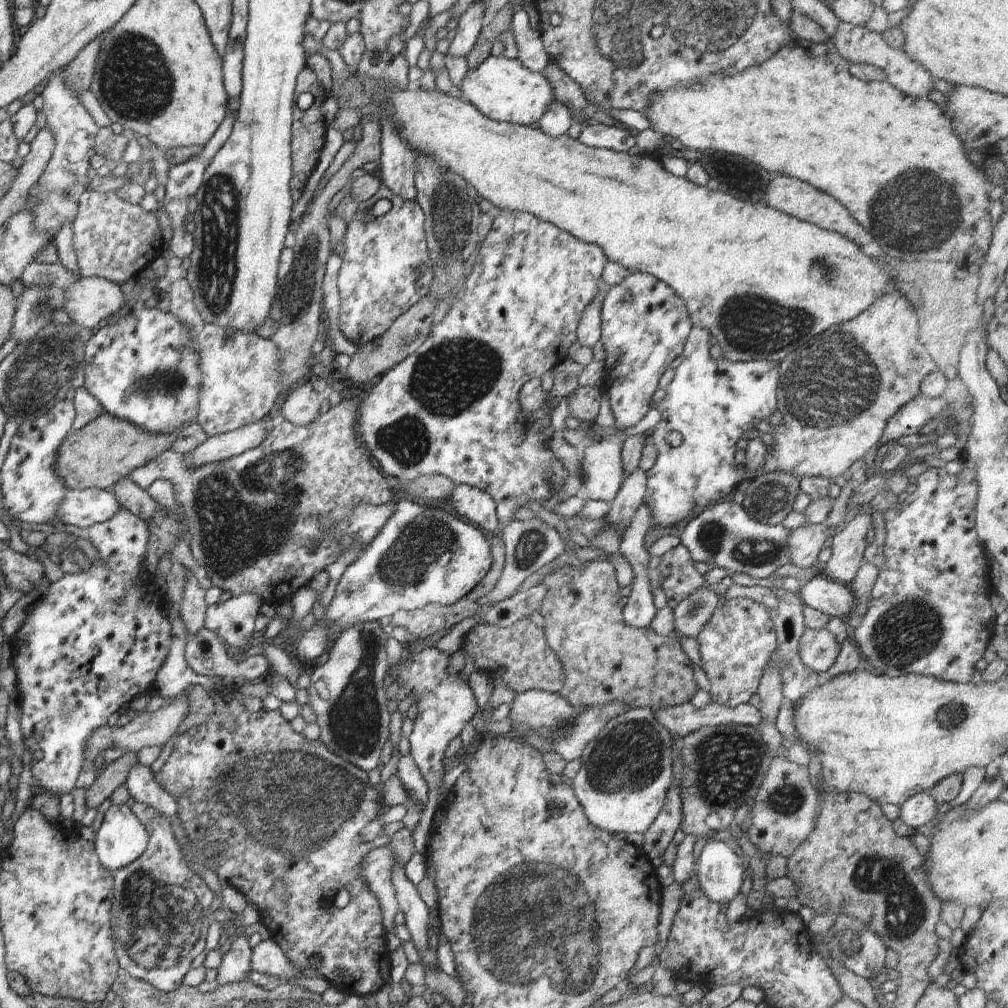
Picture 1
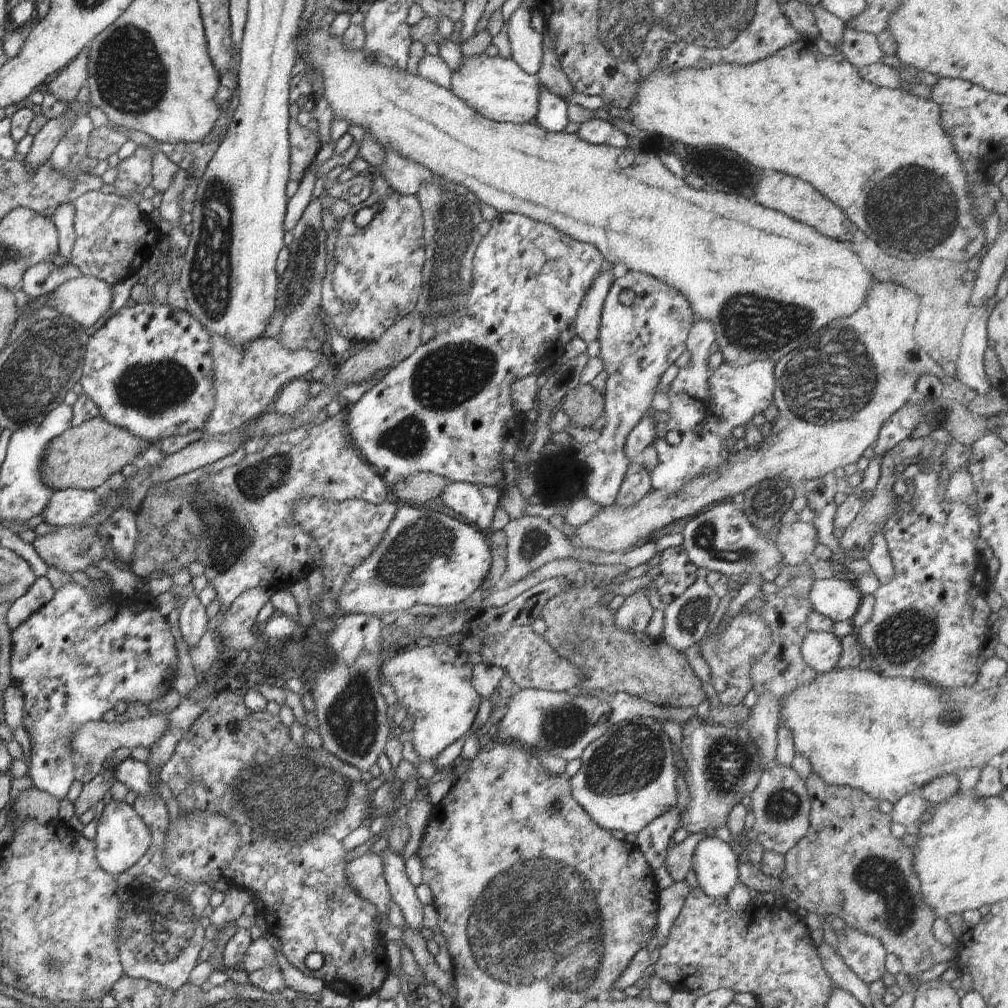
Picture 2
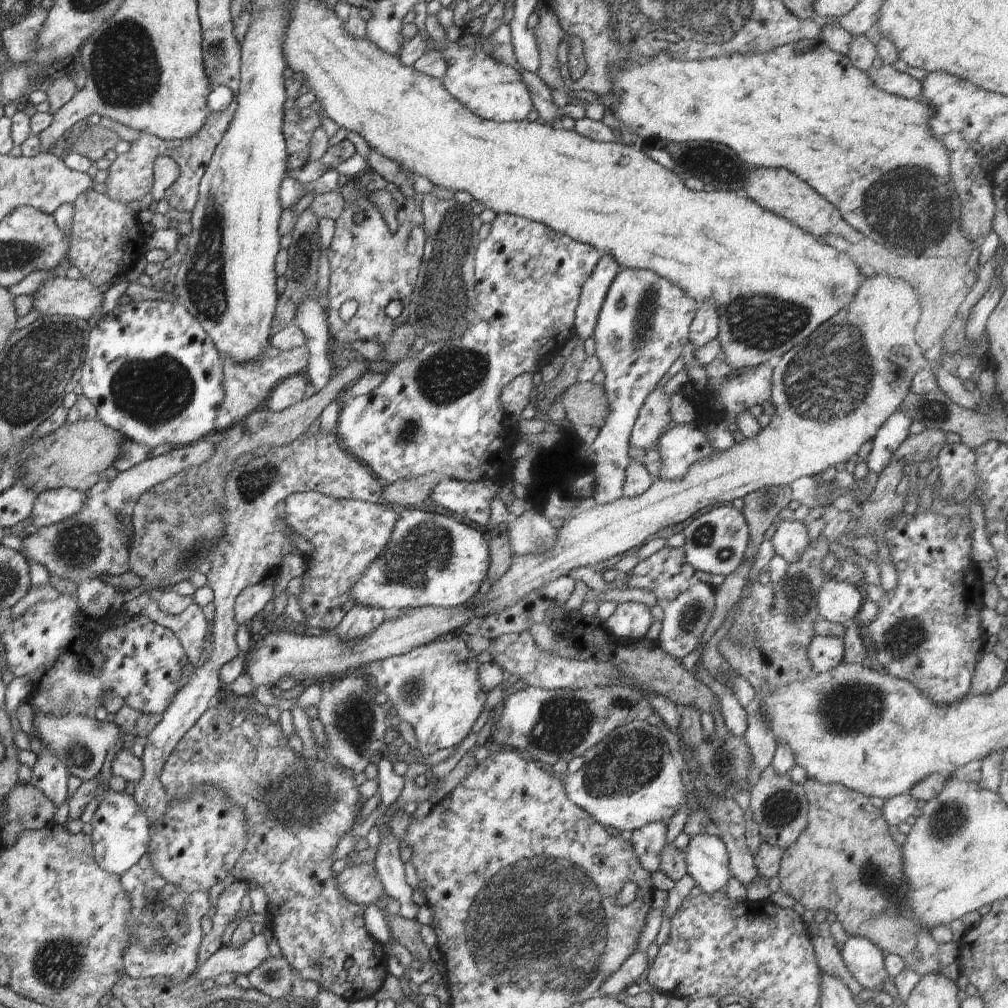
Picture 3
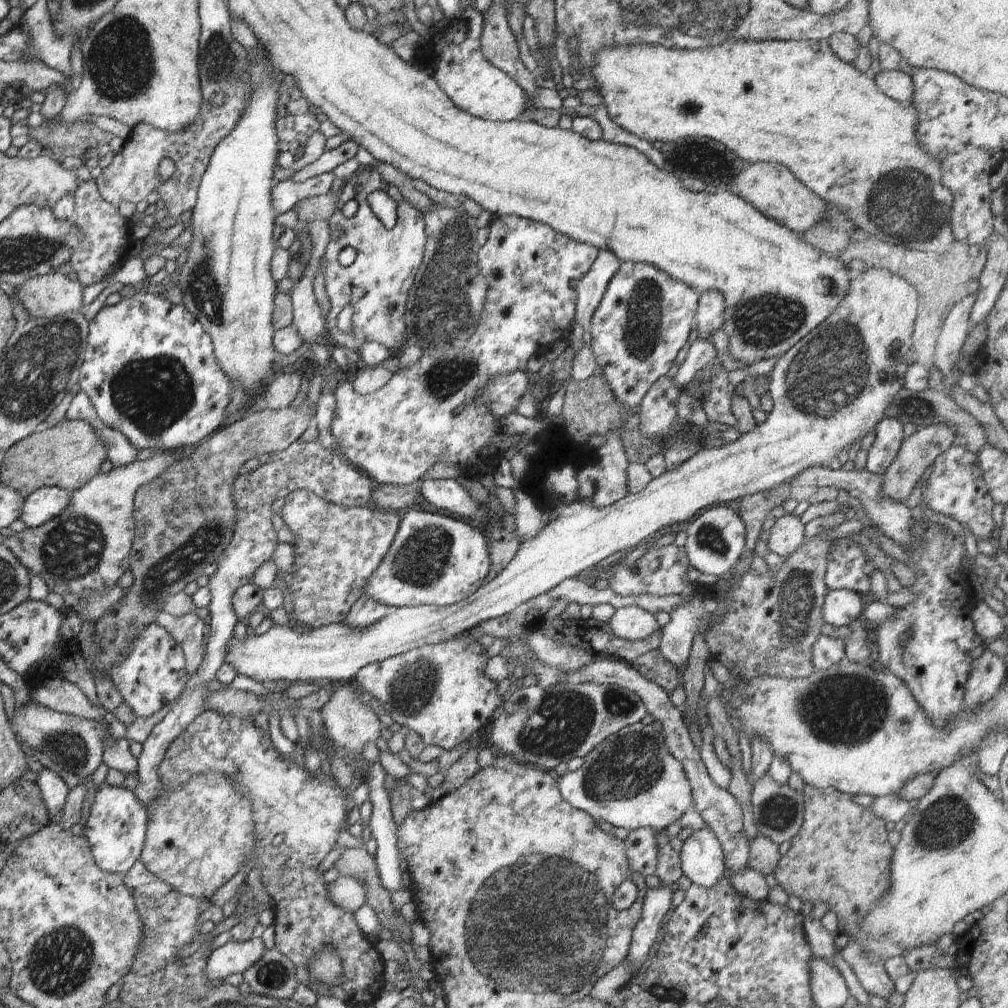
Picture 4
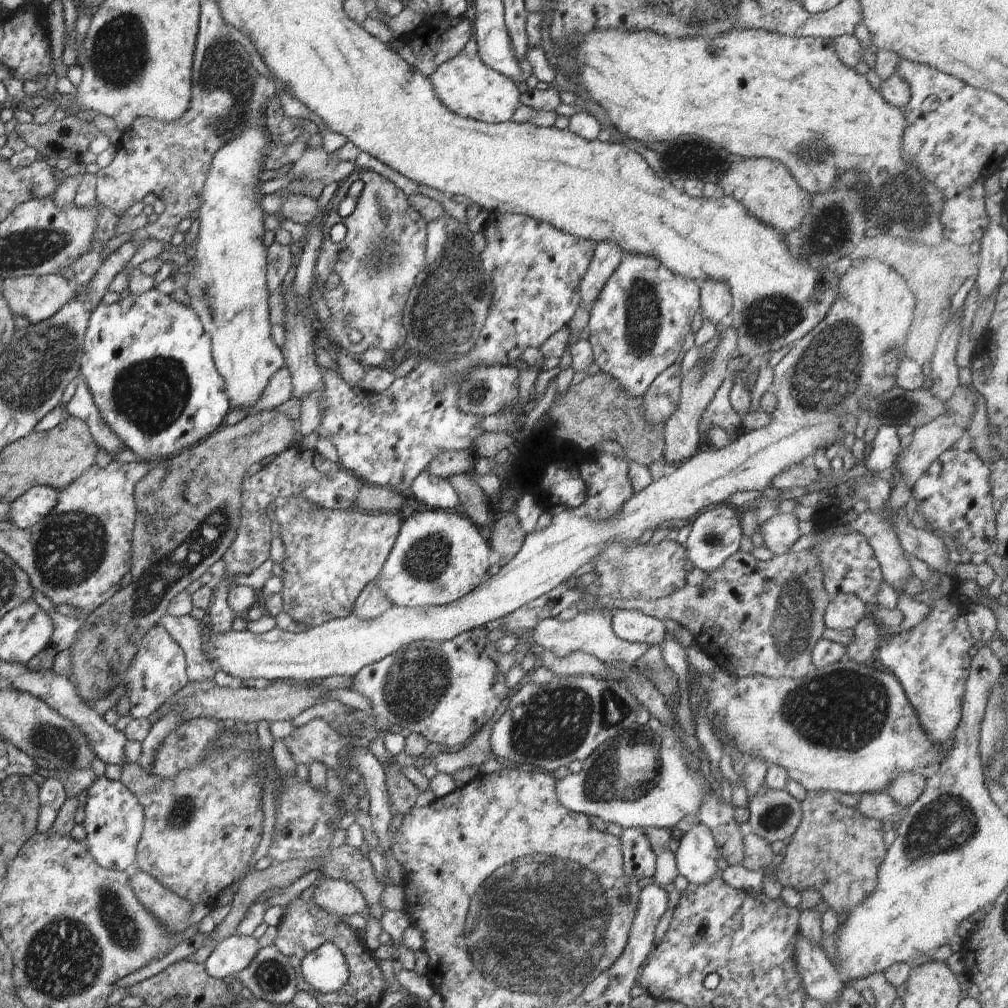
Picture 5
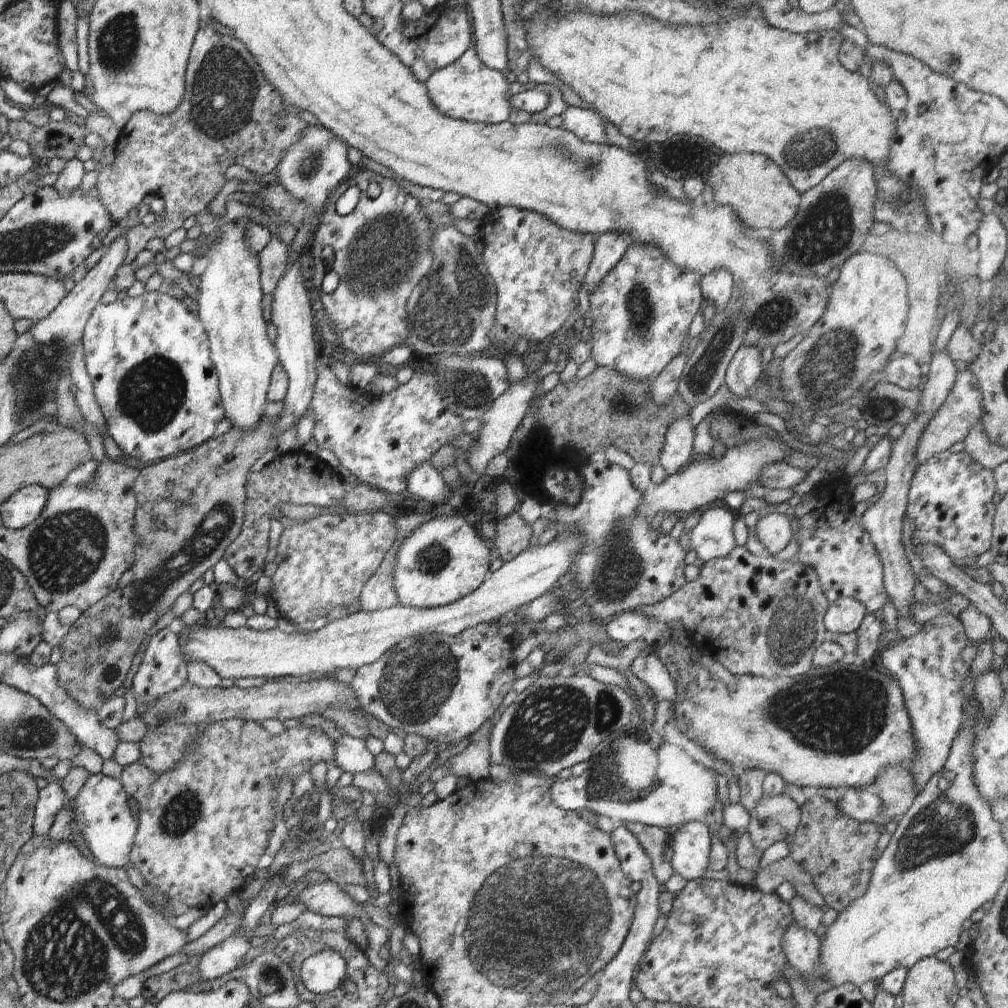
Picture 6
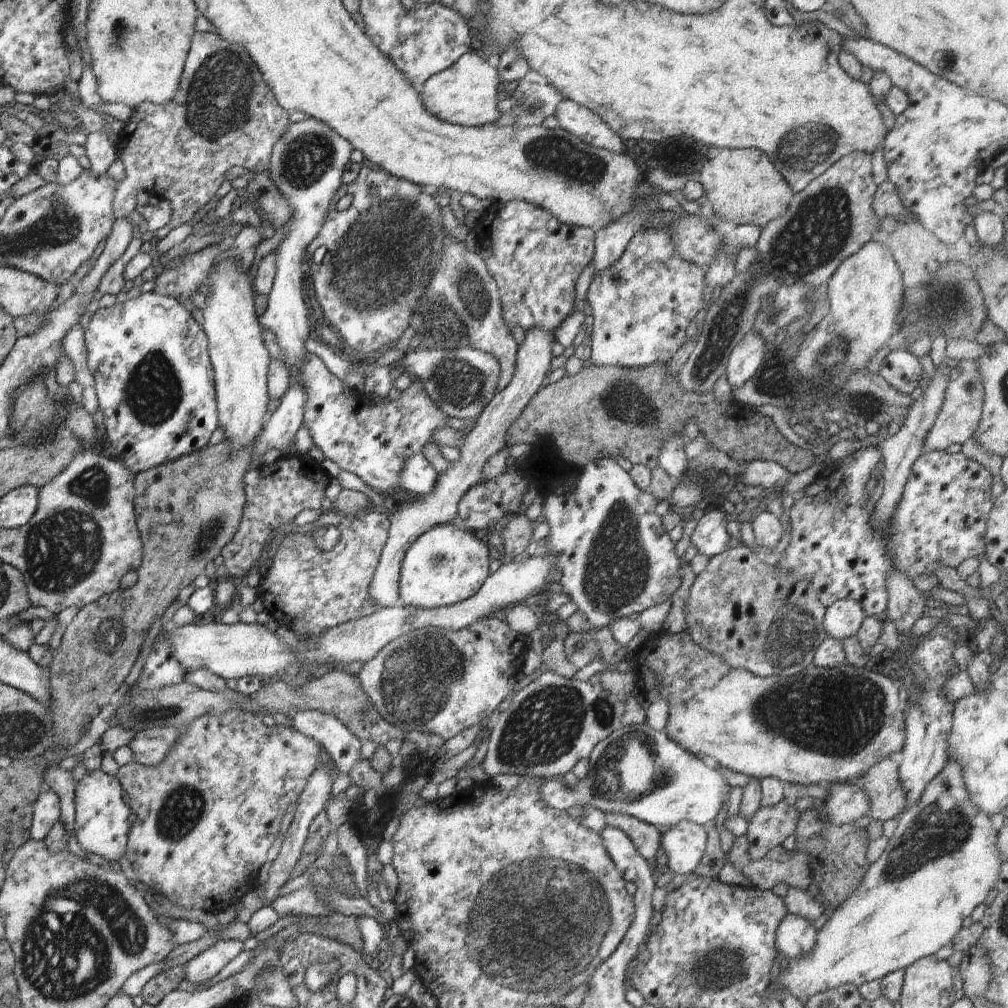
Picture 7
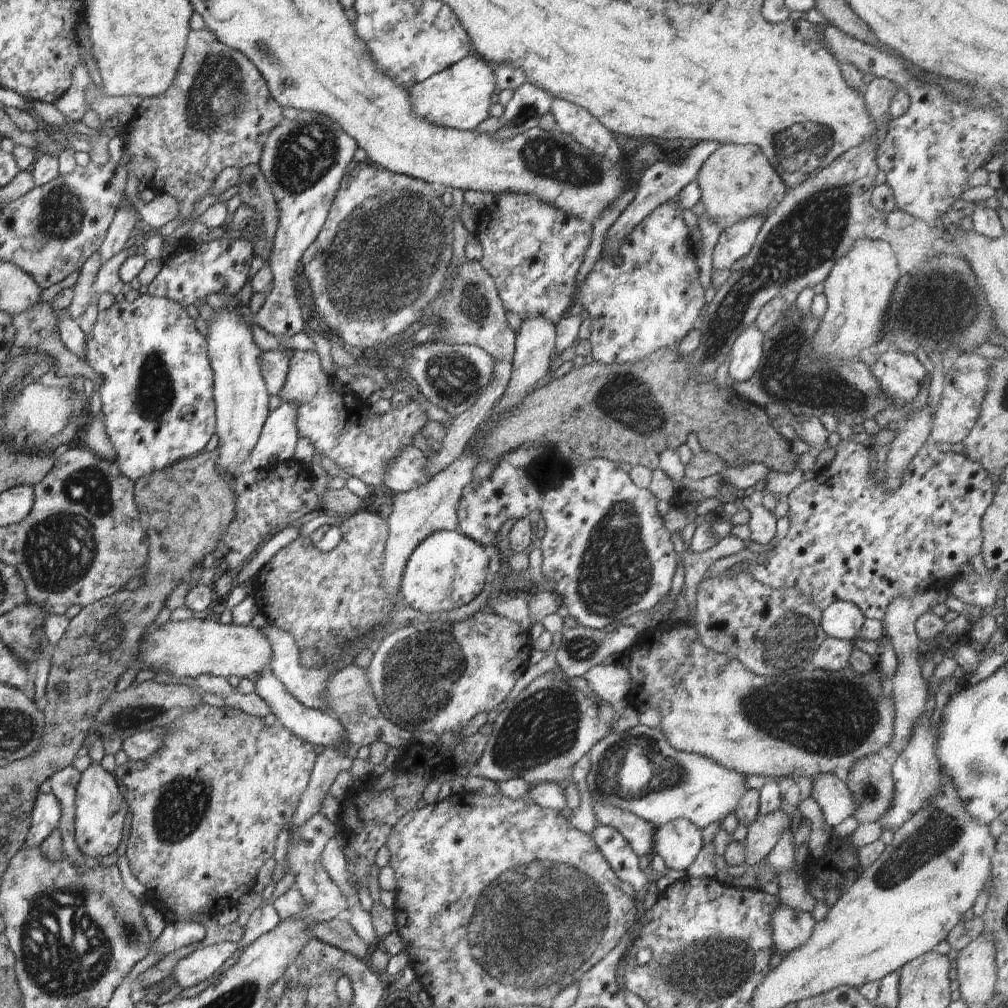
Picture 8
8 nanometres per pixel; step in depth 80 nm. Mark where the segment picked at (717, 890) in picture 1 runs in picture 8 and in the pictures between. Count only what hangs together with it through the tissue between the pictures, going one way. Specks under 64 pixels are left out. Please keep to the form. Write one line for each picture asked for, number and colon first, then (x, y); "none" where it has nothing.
2: (716, 866)
3: (707, 859)
4: (701, 858)
5: (696, 855)
6: (690, 842)
7: (684, 843)
8: (678, 842)

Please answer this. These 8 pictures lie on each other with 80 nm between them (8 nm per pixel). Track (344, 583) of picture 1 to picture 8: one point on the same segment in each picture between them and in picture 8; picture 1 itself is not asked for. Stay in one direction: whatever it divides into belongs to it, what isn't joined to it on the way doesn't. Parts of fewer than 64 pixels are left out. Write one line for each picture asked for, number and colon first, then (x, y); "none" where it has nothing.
2: (424, 558)
3: (430, 560)
4: (434, 559)
5: (437, 558)
6: (446, 558)
7: (446, 565)
8: (447, 570)

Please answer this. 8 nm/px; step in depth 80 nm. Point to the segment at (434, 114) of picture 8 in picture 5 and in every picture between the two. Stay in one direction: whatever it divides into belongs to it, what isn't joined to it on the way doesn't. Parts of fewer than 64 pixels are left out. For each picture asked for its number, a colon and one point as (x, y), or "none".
5: (464, 84)
6: (467, 90)
7: (466, 94)

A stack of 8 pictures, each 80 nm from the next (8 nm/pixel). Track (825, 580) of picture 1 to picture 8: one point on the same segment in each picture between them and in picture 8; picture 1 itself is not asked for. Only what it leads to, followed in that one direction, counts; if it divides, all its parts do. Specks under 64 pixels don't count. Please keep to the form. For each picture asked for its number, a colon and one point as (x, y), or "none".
2: (838, 598)
3: (837, 602)
4: (841, 607)
5: (844, 611)
6: (844, 615)
7: (842, 619)
8: (841, 620)

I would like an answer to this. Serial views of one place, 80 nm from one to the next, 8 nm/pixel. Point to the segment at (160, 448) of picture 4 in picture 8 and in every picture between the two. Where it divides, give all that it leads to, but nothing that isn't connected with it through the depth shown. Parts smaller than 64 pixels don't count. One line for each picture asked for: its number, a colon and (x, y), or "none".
5: (147, 361)
6: (148, 357)
7: (154, 380)
8: (158, 408)

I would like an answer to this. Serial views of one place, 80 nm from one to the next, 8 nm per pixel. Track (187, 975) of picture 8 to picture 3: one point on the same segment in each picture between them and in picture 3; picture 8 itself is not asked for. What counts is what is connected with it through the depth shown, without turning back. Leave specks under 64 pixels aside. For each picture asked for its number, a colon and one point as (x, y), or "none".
3: (240, 960)
4: (234, 956)
5: (231, 955)
6: (221, 959)
7: (209, 962)

